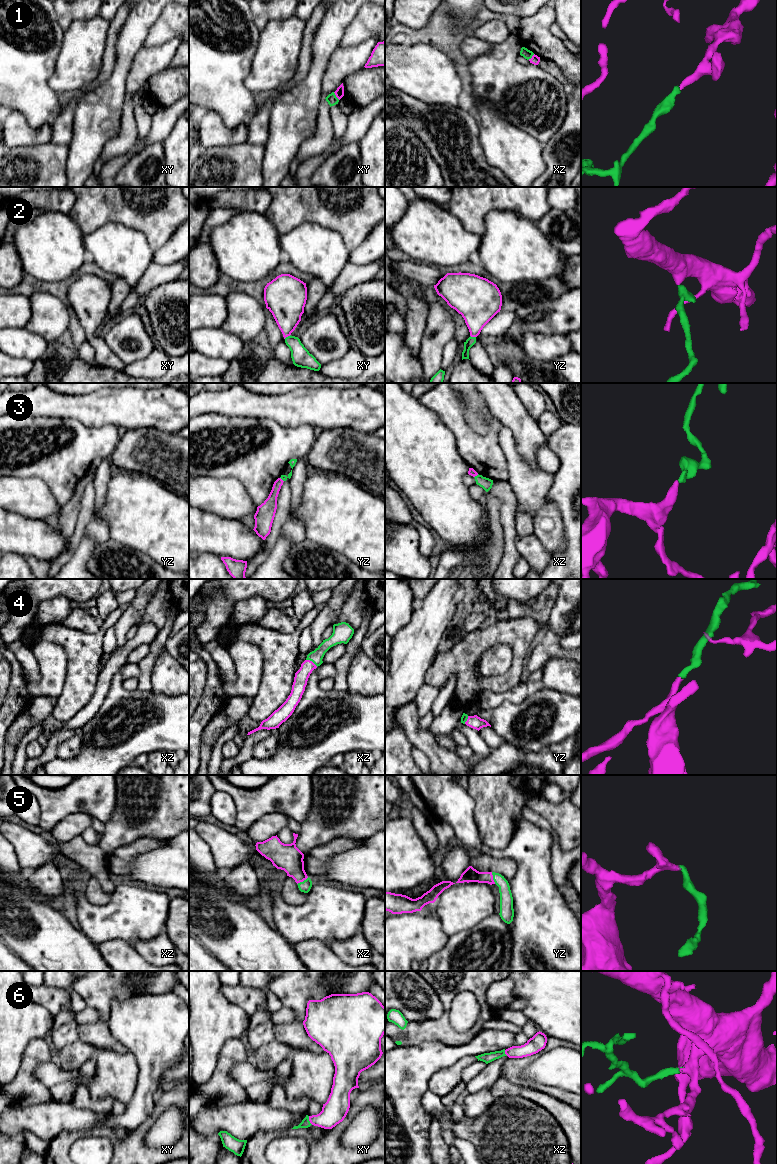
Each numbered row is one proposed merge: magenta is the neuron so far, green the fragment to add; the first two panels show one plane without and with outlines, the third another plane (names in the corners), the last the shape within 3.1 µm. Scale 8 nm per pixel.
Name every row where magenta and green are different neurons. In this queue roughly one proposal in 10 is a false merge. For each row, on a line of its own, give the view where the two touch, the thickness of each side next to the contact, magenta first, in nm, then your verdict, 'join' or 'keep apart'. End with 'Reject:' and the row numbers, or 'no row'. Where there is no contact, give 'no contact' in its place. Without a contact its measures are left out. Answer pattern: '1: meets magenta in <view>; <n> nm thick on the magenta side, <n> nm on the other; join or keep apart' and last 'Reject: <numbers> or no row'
1: meets magenta in xy; 70 nm thick on the magenta side, 90 nm on the other; join
2: meets magenta in xy; 280 nm thick on the magenta side, 150 nm on the other; join
3: meets magenta in xz; 60 nm thick on the magenta side, 90 nm on the other; join
4: meets magenta in xz; 110 nm thick on the magenta side, 110 nm on the other; join
5: meets magenta in yz; 110 nm thick on the magenta side, 110 nm on the other; join
6: meets magenta in xy; 200 nm thick on the magenta side, 70 nm on the other; join
Reject: no row

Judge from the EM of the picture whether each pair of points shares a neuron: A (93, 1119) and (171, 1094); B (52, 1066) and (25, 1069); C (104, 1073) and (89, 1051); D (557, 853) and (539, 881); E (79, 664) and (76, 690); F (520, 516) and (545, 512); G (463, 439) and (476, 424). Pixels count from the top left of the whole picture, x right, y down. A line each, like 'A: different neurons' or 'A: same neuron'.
A: different neurons
B: different neurons
C: different neurons
D: different neurons
E: same neuron
F: different neurons
G: different neurons

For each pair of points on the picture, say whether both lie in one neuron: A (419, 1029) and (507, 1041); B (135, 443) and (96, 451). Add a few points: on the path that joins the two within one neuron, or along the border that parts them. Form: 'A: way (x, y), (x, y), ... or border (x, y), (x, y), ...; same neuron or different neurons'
A: border (482, 1029), (467, 1042), (452, 1045); different neurons
B: border (119, 439), (109, 457); different neurons

